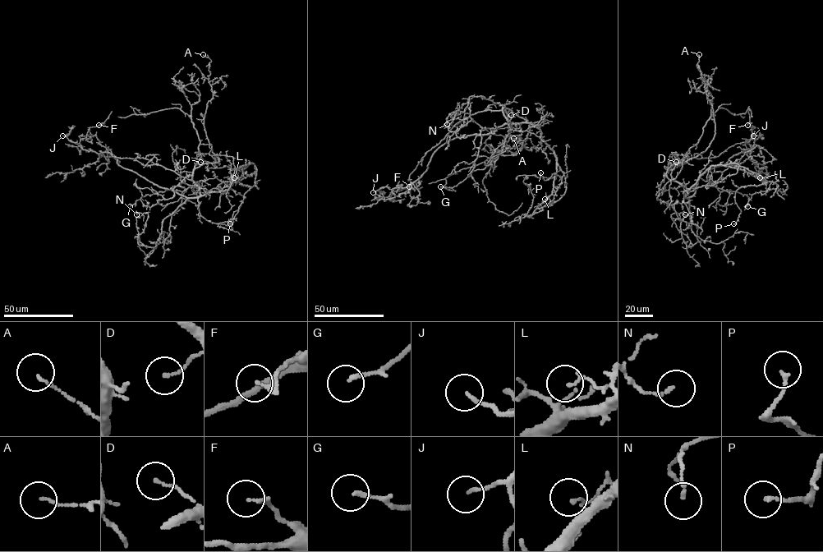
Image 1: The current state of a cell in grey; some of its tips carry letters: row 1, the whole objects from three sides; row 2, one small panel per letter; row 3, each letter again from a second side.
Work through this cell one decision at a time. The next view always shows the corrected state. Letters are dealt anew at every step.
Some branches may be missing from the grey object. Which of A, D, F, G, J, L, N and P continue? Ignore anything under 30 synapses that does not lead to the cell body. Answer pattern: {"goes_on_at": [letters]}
{"goes_on_at": []}

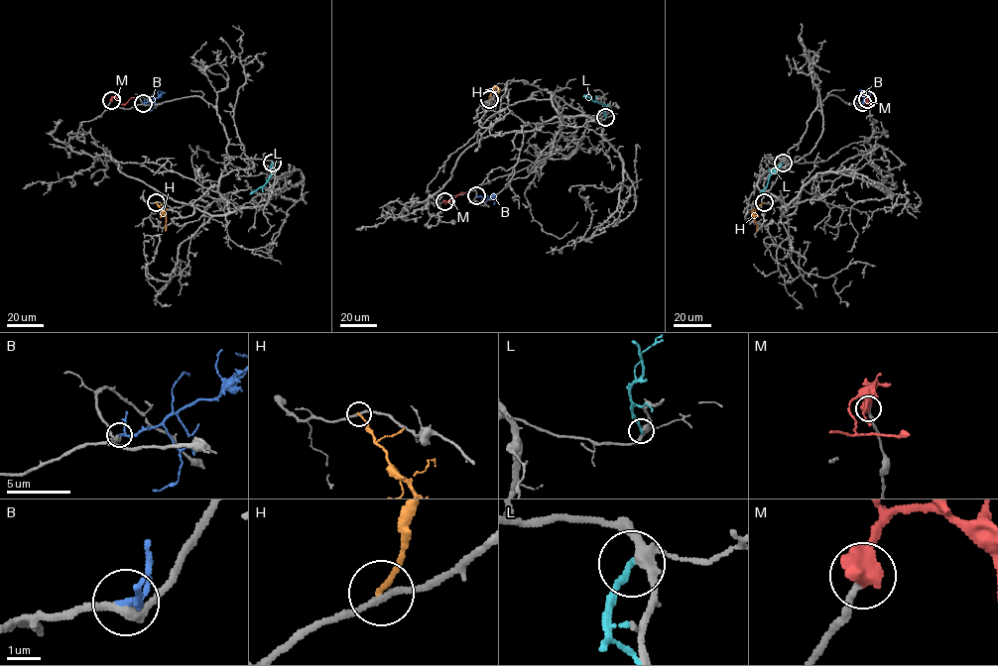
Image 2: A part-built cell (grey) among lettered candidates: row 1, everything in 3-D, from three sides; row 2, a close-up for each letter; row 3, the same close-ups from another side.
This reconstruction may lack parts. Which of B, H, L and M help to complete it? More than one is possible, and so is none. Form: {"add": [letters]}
{"add": ["M"]}

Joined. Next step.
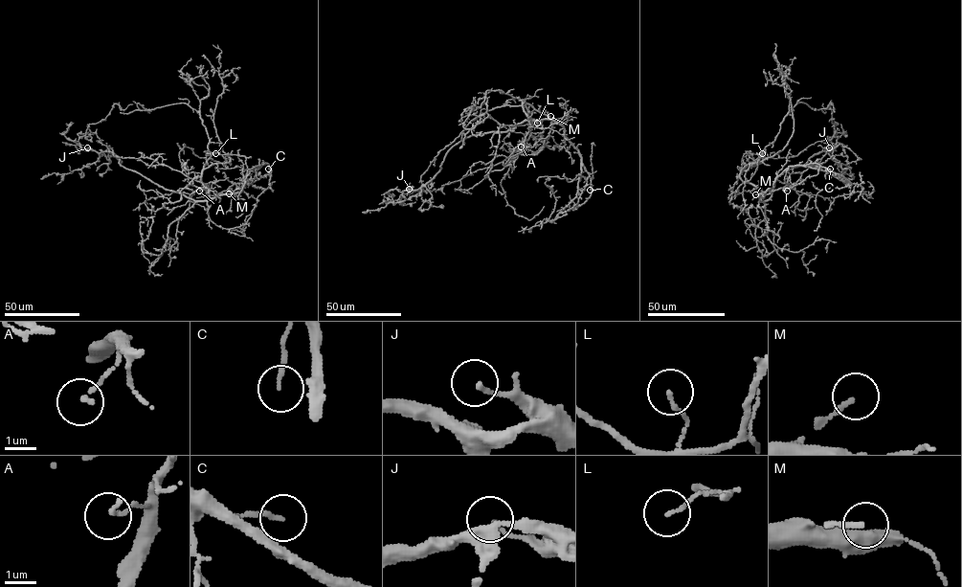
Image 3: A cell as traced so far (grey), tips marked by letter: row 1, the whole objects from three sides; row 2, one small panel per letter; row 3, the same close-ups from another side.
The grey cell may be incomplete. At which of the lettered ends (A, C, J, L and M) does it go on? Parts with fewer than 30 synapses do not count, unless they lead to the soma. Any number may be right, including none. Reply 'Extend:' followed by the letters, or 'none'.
Extend: M

